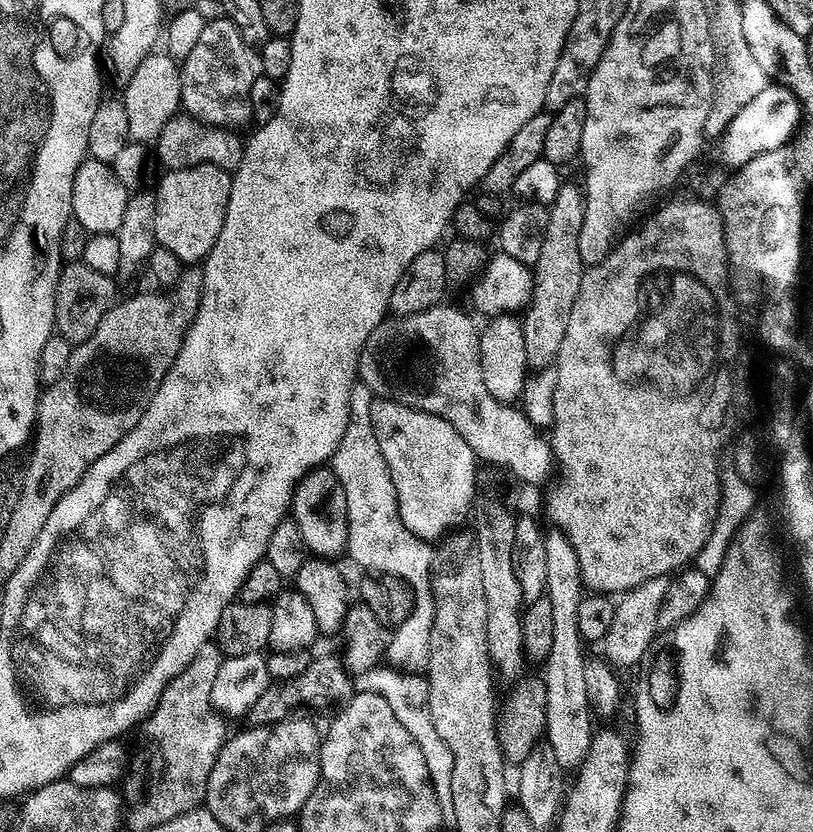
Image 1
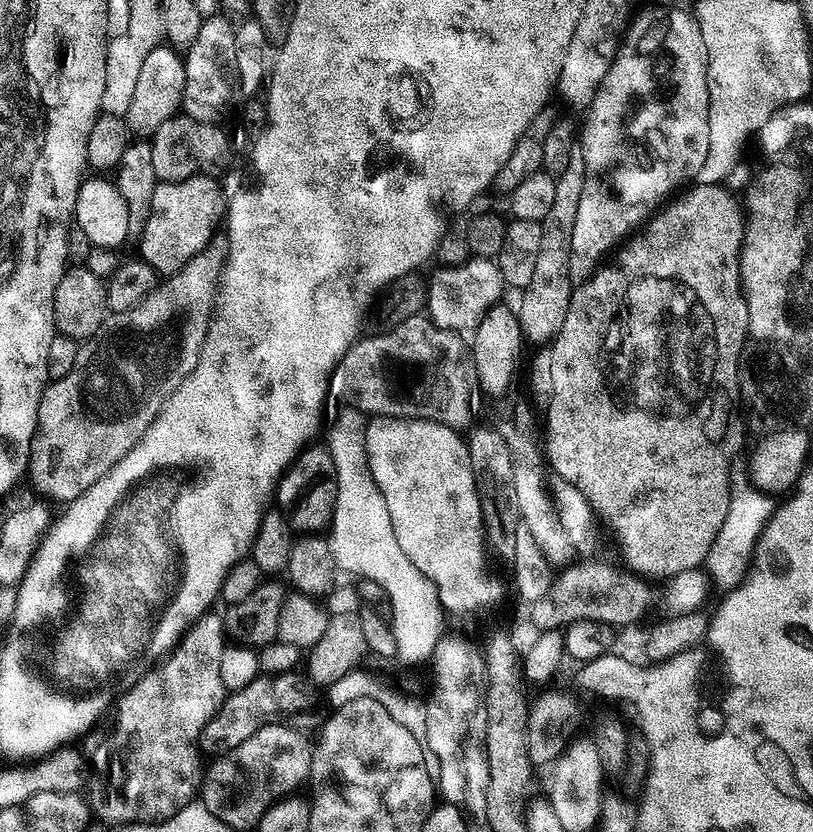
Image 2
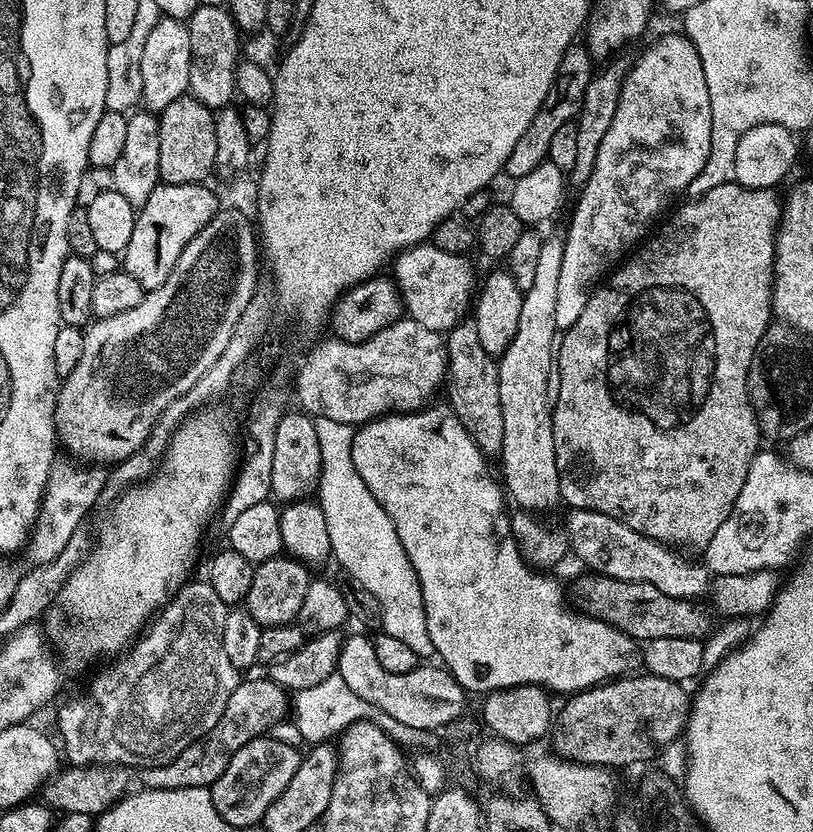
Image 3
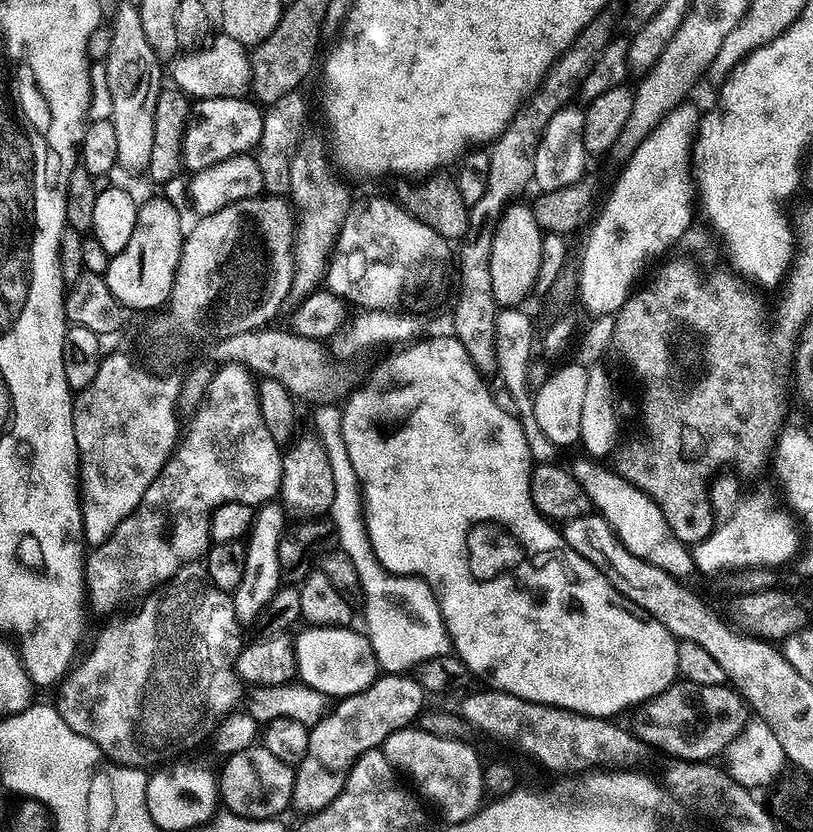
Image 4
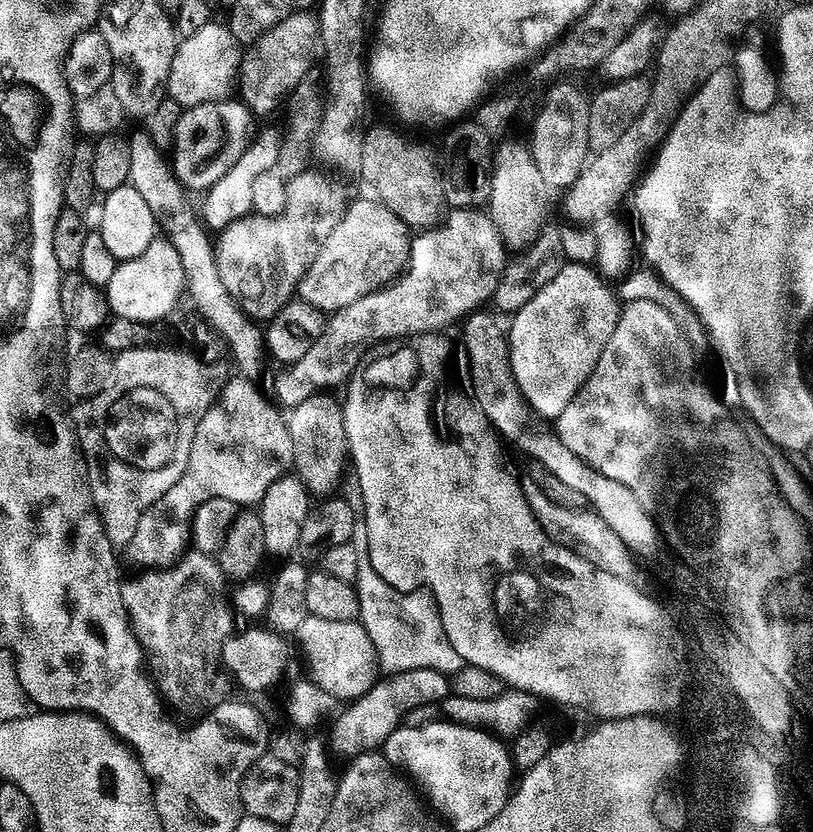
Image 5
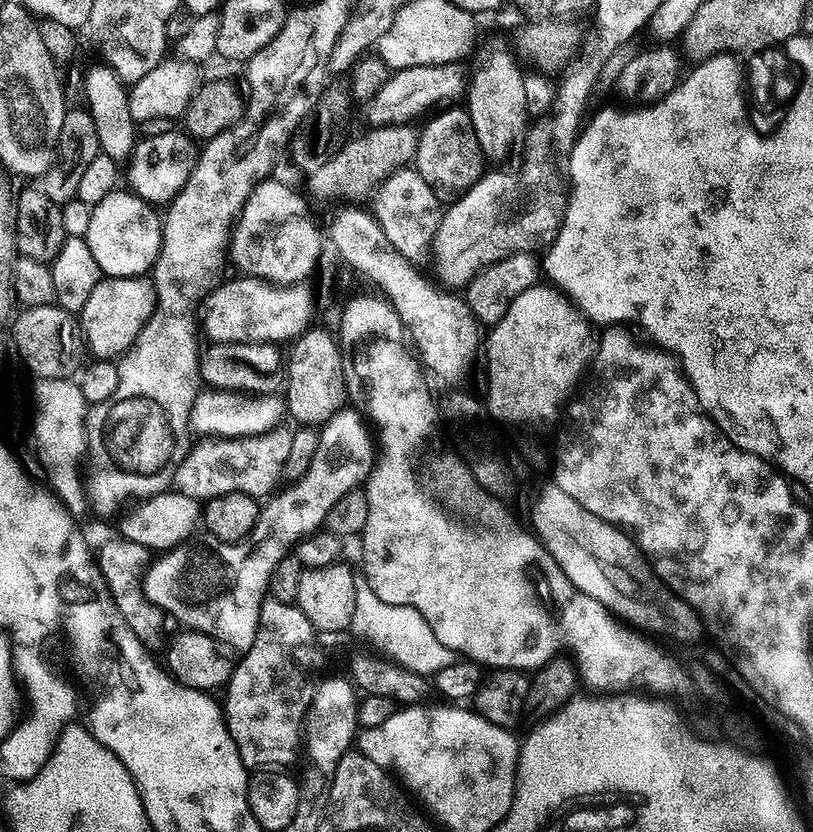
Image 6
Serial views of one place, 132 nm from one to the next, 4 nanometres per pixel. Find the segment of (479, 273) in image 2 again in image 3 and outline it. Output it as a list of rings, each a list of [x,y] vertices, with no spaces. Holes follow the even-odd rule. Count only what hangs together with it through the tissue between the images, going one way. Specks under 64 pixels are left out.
[[[431,242],[402,250],[393,261],[392,280],[401,294],[407,315],[438,333],[451,329],[459,321],[460,304],[469,303],[474,292],[474,276],[468,259],[461,253],[440,250]]]

